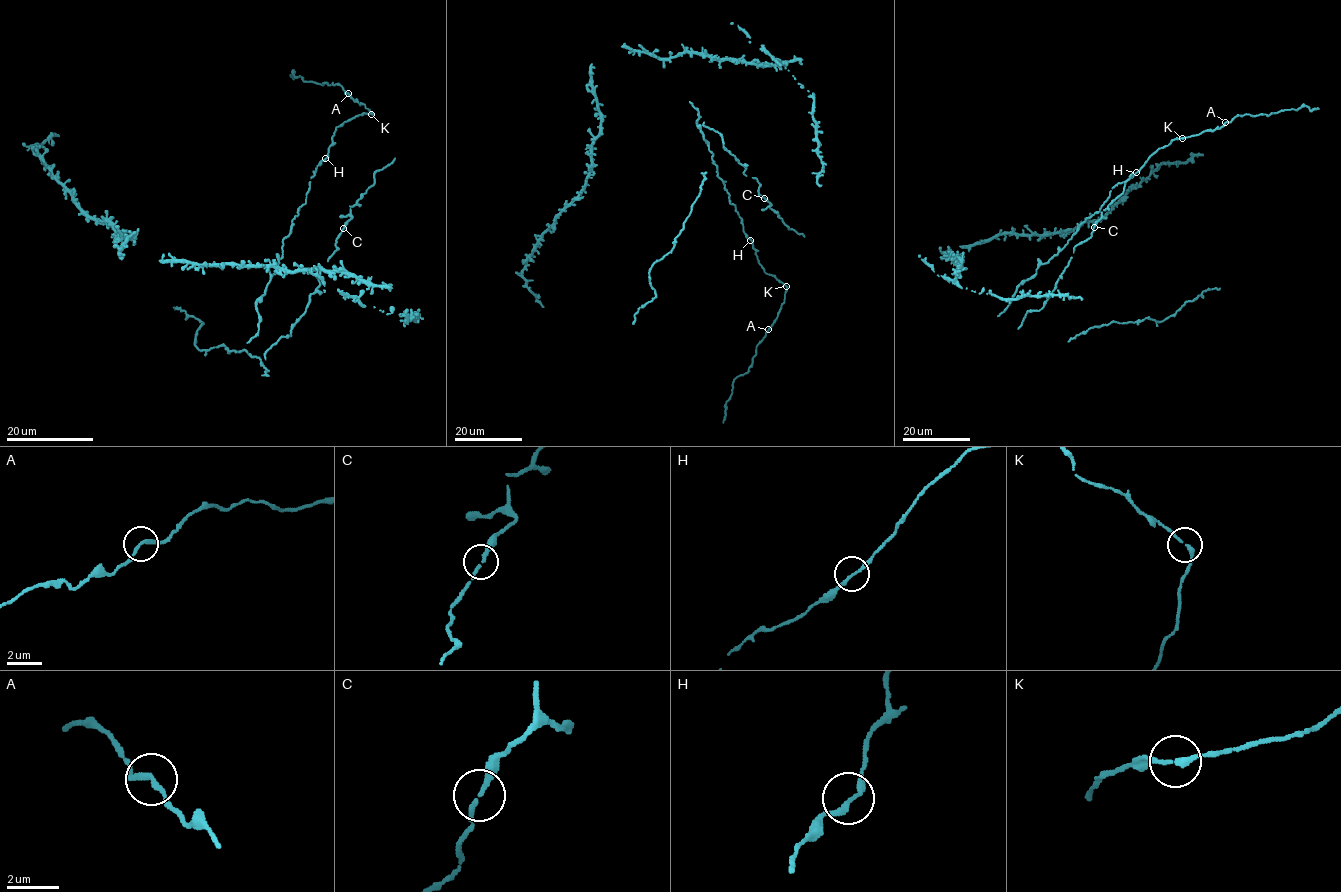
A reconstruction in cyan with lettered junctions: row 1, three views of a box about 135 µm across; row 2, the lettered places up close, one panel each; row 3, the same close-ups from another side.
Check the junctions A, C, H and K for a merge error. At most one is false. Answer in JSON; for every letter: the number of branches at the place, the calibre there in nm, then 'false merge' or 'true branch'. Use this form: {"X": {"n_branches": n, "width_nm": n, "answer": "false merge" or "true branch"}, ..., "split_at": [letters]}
{"A": {"n_branches": 2, "width_nm": 180, "answer": "true branch"}, "C": {"n_branches": 2, "width_nm": 180, "answer": "true branch"}, "H": {"n_branches": 2, "width_nm": 180, "answer": "true branch"}, "K": {"n_branches": 2, "width_nm": 190, "answer": "true branch"}, "split_at": []}

